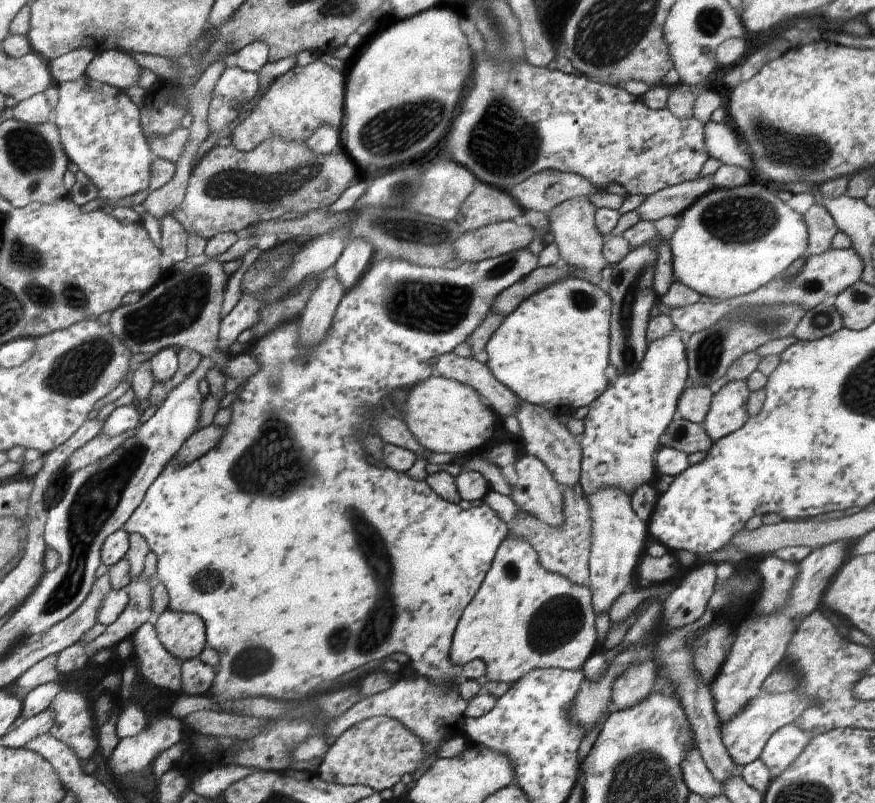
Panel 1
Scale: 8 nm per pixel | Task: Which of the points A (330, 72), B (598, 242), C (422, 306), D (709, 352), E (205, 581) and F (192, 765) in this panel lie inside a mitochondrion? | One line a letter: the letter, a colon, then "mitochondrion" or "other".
A: other
B: other
C: mitochondrion
D: mitochondrion
E: mitochondrion
F: other

